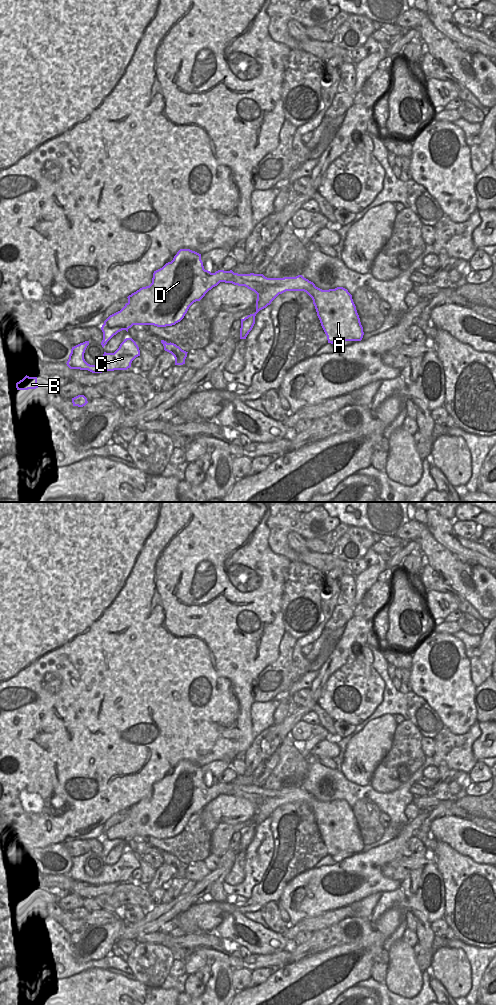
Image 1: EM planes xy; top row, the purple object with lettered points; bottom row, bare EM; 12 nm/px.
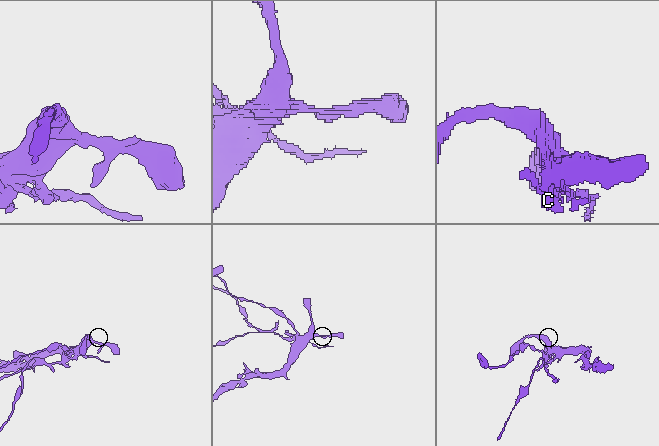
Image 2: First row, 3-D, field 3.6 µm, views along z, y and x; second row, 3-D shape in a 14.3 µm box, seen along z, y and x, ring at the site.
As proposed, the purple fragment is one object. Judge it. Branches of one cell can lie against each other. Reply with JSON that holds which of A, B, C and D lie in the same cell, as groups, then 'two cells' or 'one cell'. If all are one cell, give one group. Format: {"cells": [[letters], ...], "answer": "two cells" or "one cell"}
{"cells": [["A", "D"], ["B", "C"]], "answer": "two cells"}

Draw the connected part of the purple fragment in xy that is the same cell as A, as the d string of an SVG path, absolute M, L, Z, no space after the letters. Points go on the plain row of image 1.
M180 761L171 774L154 783L149 798L129 807L125 818L104 833L102 859L118 844L128 844L133 837L175 837L194 814L200 813L220 794L245 798L257 806L256 824L241 831L240 851L246 851L252 842L256 826L286 803L304 803L312 810L328 855L363 850L352 807L343 799L322 802L302 787L267 790L263 786L238 786L232 782L211 785L204 781L201 766Z

